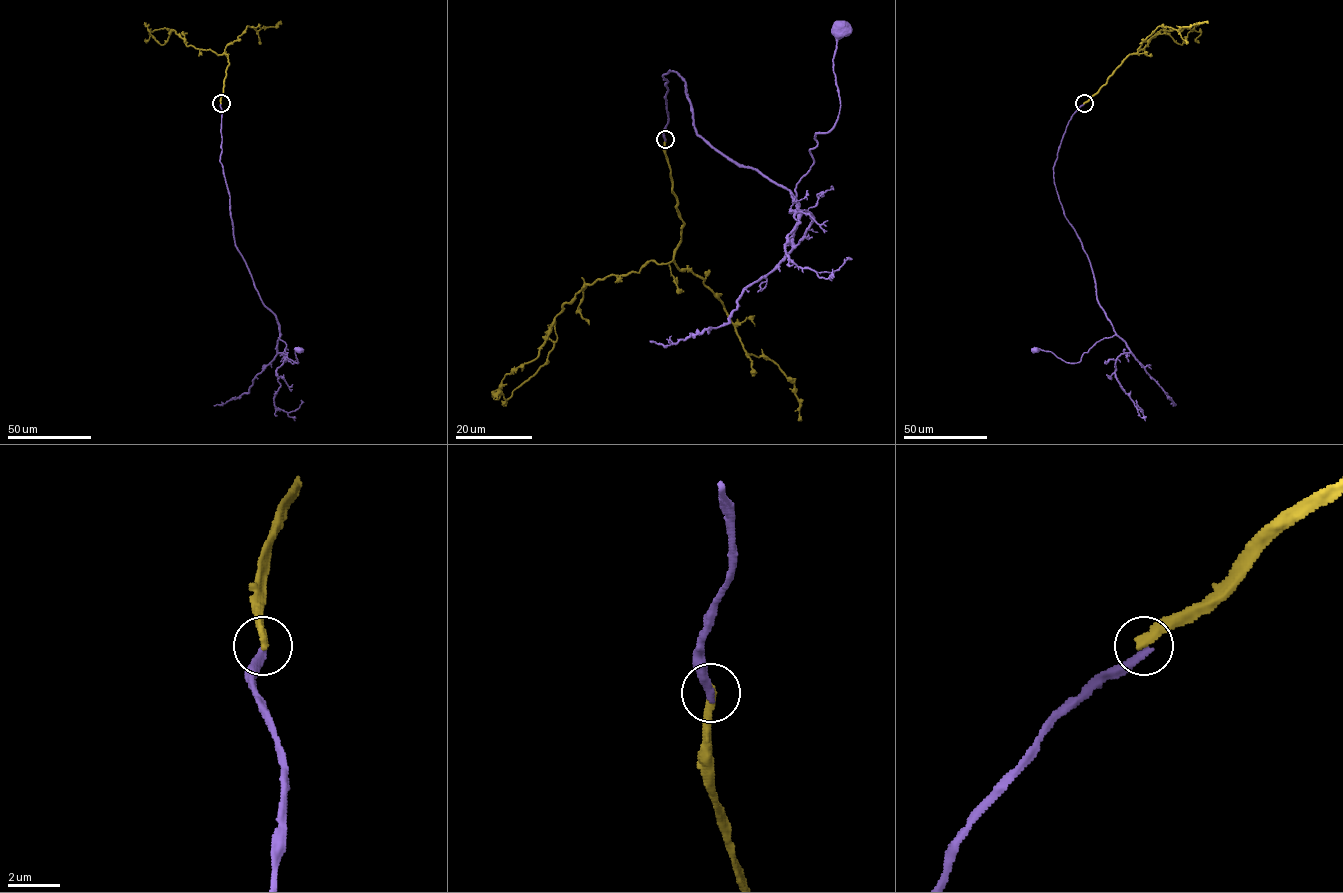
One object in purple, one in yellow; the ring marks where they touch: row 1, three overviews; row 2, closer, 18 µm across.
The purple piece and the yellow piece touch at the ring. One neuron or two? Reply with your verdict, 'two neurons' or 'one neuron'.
two neurons

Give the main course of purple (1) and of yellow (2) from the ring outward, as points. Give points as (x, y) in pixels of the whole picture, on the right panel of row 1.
1: (1084, 103), (1063, 135), (1054, 183), (1115, 334), (1077, 363), (1034, 349)
2: (1084, 103), (1128, 56), (1139, 54), (1161, 30), (1194, 29), (1201, 34), (1196, 40), (1198, 42)

